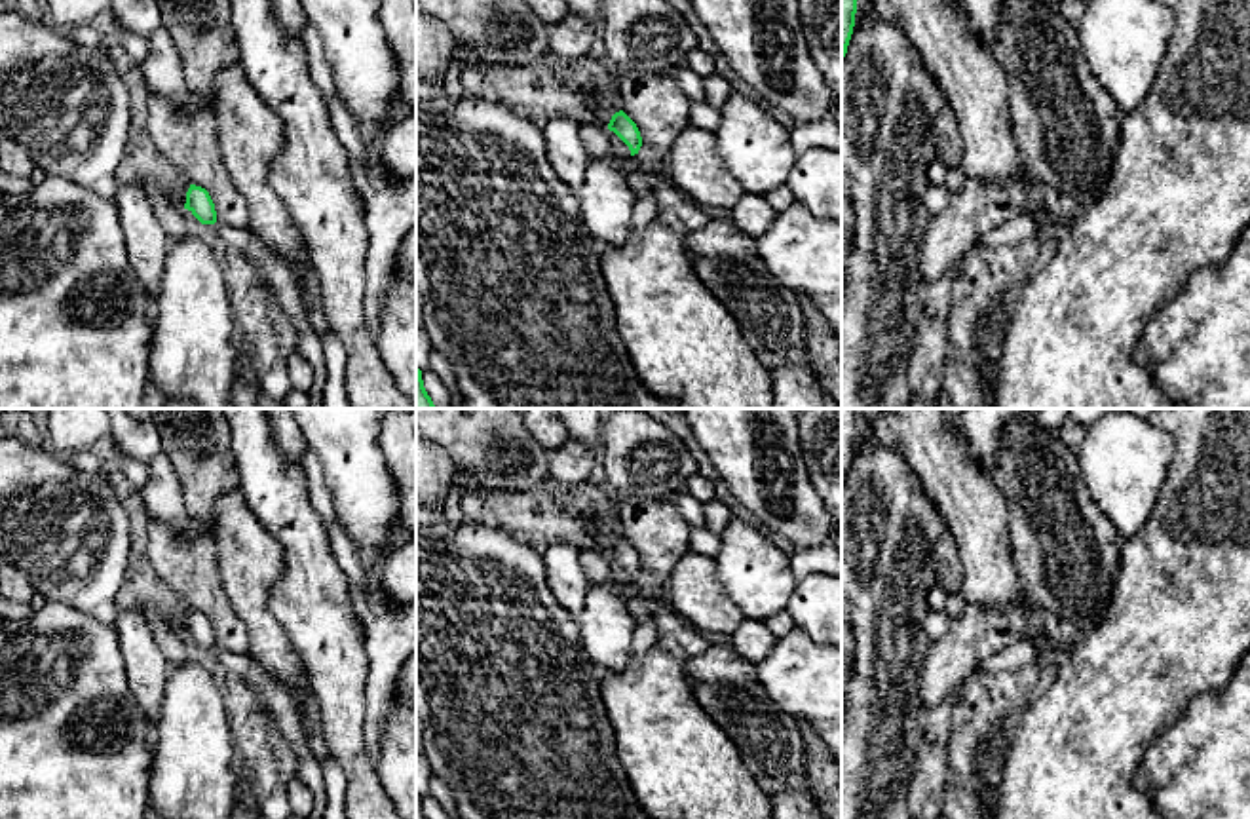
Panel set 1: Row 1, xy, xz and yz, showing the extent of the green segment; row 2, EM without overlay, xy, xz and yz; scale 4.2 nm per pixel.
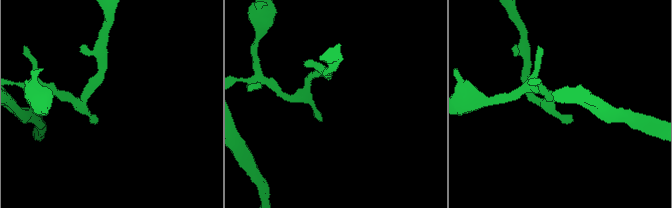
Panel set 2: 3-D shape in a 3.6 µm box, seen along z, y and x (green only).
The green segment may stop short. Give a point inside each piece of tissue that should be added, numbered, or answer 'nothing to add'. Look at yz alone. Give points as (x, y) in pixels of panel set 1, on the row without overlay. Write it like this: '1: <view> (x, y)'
nothing to add

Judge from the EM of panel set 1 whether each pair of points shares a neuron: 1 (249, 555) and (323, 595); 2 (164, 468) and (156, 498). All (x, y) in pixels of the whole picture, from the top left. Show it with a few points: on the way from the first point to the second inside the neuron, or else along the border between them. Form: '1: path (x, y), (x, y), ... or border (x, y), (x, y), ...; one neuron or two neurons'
1: border (266, 531), (284, 550), (270, 590), (276, 616); two neurons
2: path (162, 476), (162, 491); one neuron

